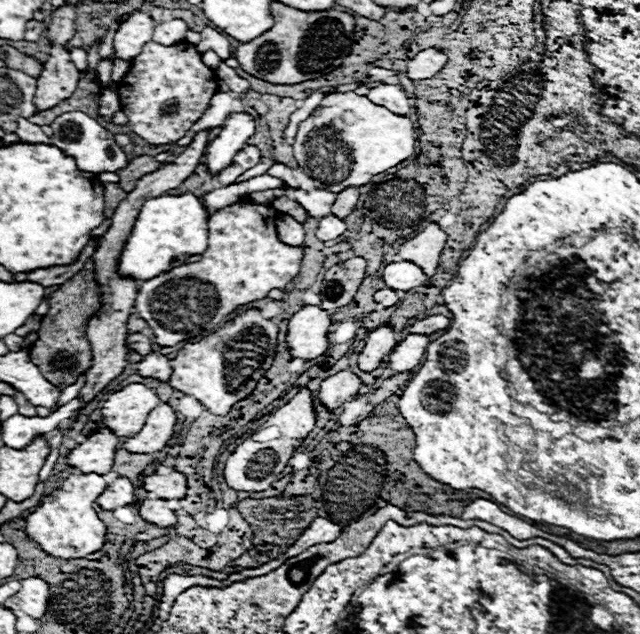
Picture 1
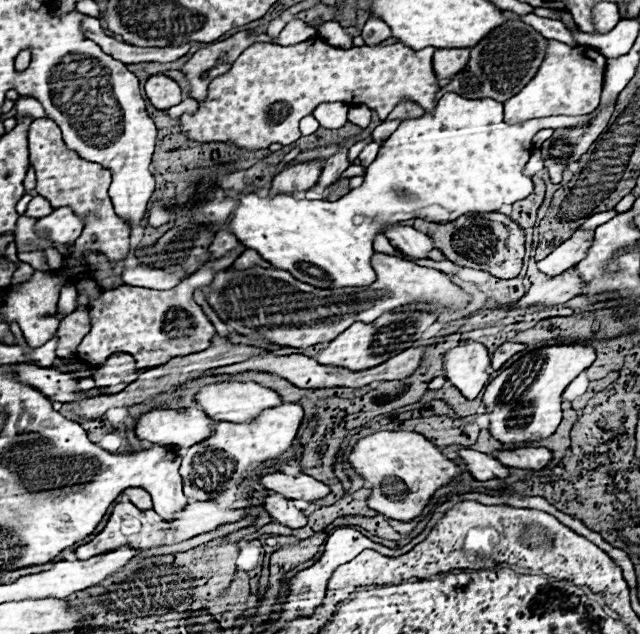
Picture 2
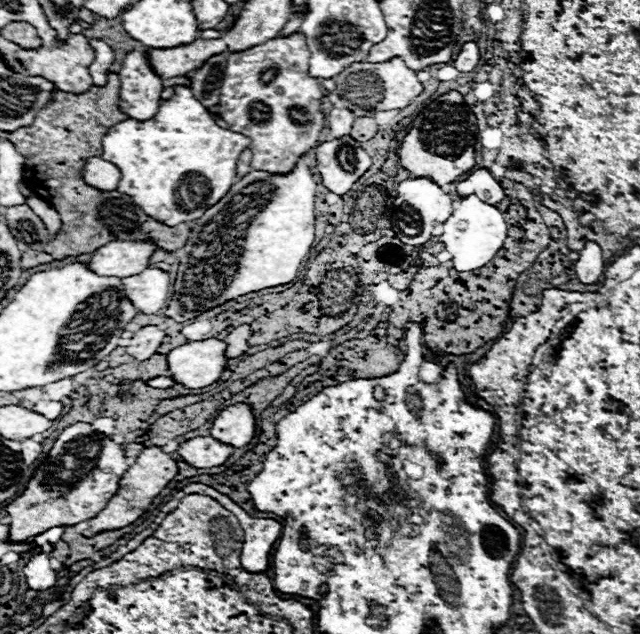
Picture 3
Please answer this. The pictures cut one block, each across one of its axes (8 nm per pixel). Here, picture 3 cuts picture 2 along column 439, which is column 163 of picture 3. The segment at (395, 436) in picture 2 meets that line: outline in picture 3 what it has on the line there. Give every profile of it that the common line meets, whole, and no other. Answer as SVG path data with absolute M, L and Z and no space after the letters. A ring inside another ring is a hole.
M150 446L140 452L136 462L126 470L126 474L120 478L120 488L116 496L108 502L108 506L98 512L94 518L90 518L90 530L84 530L84 536L94 536L104 530L118 530L124 528L132 522L136 522L152 504L152 500L174 480L178 474L178 464L176 460L164 452L160 446Z

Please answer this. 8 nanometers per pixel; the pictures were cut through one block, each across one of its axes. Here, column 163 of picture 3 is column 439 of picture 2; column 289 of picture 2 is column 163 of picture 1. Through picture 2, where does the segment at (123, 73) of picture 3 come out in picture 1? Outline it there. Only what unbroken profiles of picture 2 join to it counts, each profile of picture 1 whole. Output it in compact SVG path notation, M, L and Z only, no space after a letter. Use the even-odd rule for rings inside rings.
M148 42L142 54L132 60L130 72L118 86L120 108L128 116L128 126L148 144L172 144L186 136L208 110L212 96L218 92L218 78L210 70L190 42L162 46Z

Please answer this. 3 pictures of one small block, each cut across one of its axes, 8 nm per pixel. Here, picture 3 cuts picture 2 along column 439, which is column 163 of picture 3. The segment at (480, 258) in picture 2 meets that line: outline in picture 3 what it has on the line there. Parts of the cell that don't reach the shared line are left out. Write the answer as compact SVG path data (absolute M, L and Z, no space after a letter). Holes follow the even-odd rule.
M110 72L108 84L104 88L92 86L84 94L66 94L56 92L54 102L48 104L38 112L38 118L22 130L14 130L10 140L14 142L16 150L26 160L38 160L38 162L26 162L24 178L28 172L28 186L36 188L34 192L50 202L60 214L62 214L62 234L58 234L54 240L46 242L44 250L37 252L28 250L22 254L22 268L34 268L40 264L48 264L50 256L54 260L62 260L66 256L74 254L88 254L98 250L110 240L132 240L132 238L154 238L160 248L174 252L182 248L188 240L190 228L188 224L178 226L166 226L148 214L144 214L138 206L132 204L132 200L118 190L114 192L102 192L88 186L80 177L84 168L84 160L92 156L102 156L102 138L110 126L126 120L126 114L118 108L120 100L120 78L118 74Z

